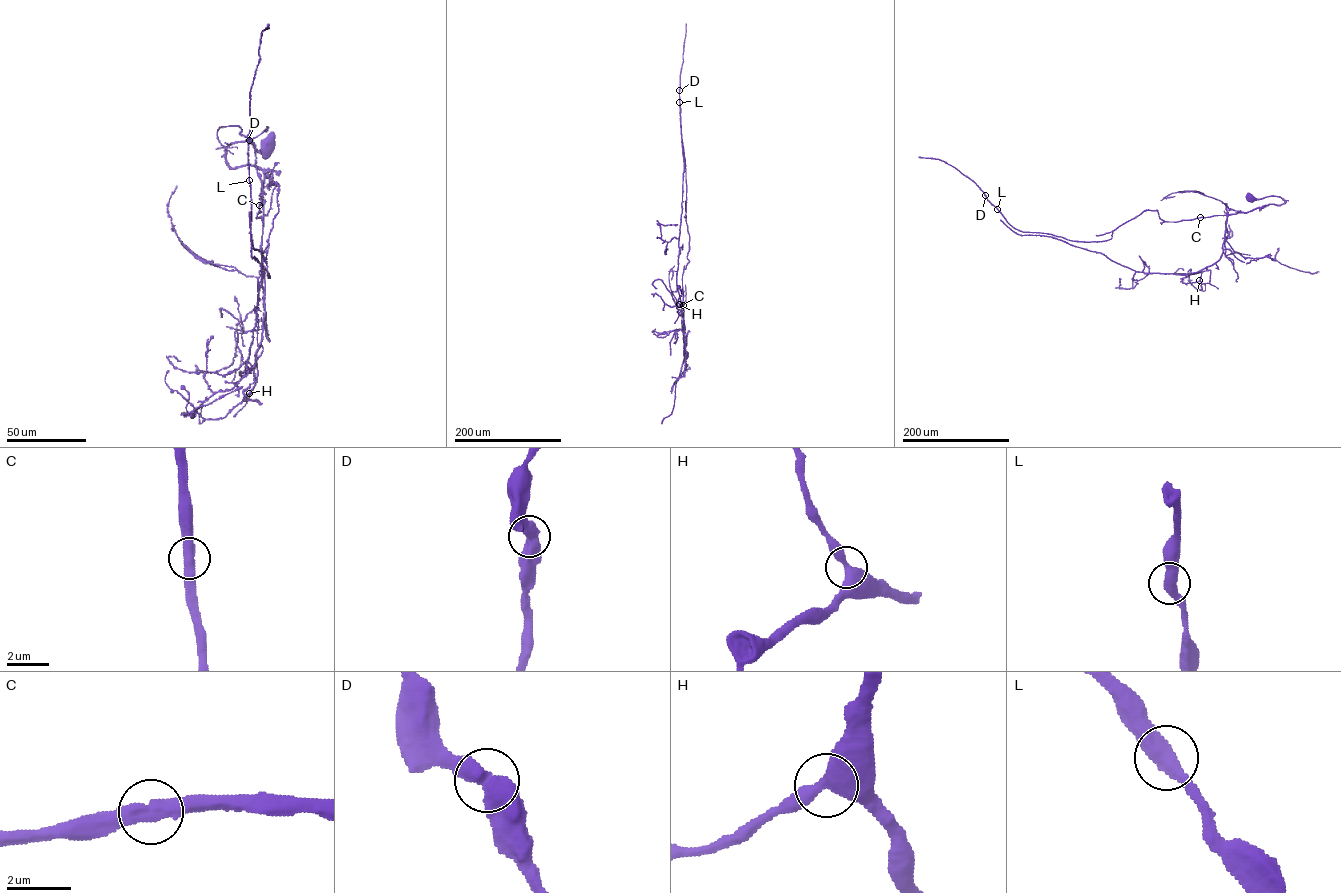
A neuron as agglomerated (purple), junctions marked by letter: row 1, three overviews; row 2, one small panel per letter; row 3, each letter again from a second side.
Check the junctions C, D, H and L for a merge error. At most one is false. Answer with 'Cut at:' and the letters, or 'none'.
Cut at: none

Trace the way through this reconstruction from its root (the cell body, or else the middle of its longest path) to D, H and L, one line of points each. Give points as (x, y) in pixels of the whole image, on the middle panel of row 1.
D: (685, 355), (671, 389), (685, 368), (682, 276), (689, 262), (689, 248), (684, 217), (686, 185), (679, 90)
H: (685, 355), (671, 389), (685, 368), (685, 327), (679, 304)
L: (685, 355), (671, 389), (685, 368), (682, 276), (689, 262), (689, 248), (684, 217), (686, 185), (679, 102)

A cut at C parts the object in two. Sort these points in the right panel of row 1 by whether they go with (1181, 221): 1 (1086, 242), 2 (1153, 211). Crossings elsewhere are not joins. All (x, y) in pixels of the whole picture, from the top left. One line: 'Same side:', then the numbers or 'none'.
Same side: 1, 2

